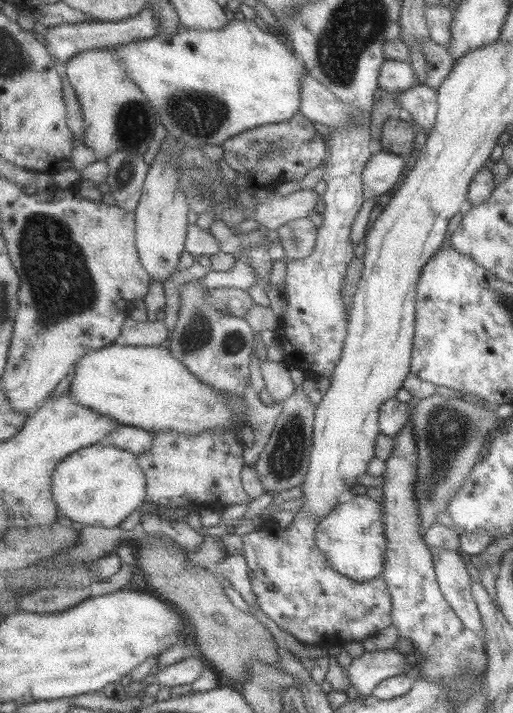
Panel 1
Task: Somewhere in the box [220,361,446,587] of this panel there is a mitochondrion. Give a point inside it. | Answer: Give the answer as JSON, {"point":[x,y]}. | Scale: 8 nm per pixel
{"point":[285,460]}

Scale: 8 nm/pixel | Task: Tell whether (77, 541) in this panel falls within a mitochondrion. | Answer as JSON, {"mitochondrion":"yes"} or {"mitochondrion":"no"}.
{"mitochondrion":"no"}

